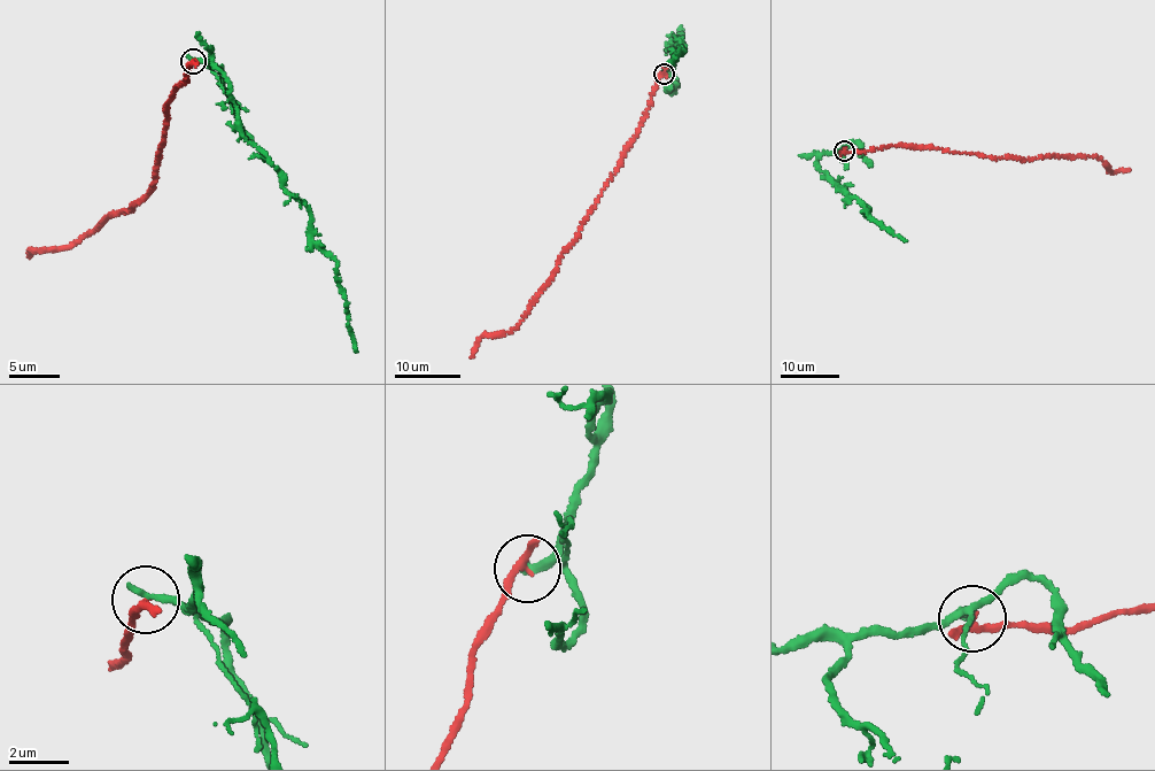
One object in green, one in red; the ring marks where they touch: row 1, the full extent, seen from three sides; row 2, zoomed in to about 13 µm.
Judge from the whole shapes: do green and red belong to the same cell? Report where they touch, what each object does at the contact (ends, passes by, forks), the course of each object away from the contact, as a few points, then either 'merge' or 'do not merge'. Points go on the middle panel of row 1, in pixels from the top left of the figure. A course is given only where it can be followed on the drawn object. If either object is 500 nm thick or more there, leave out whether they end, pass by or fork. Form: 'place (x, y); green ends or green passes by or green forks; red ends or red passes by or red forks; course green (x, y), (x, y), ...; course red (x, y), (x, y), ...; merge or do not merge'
place (664, 74); green ends; red ends; course green (665, 74), (669, 74), (681, 36), (671, 40), (680, 41), (677, 45), (683, 49), (661, 72); course red (663, 75), (620, 166), (564, 249), (548, 282), (520, 321), (503, 333), (481, 337), (472, 357); do not merge

